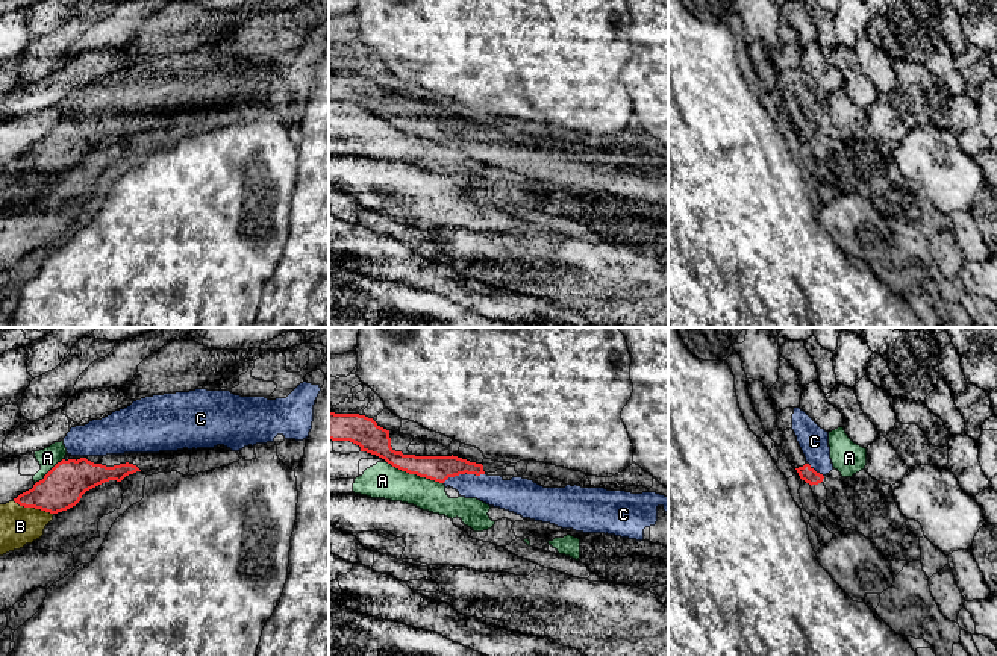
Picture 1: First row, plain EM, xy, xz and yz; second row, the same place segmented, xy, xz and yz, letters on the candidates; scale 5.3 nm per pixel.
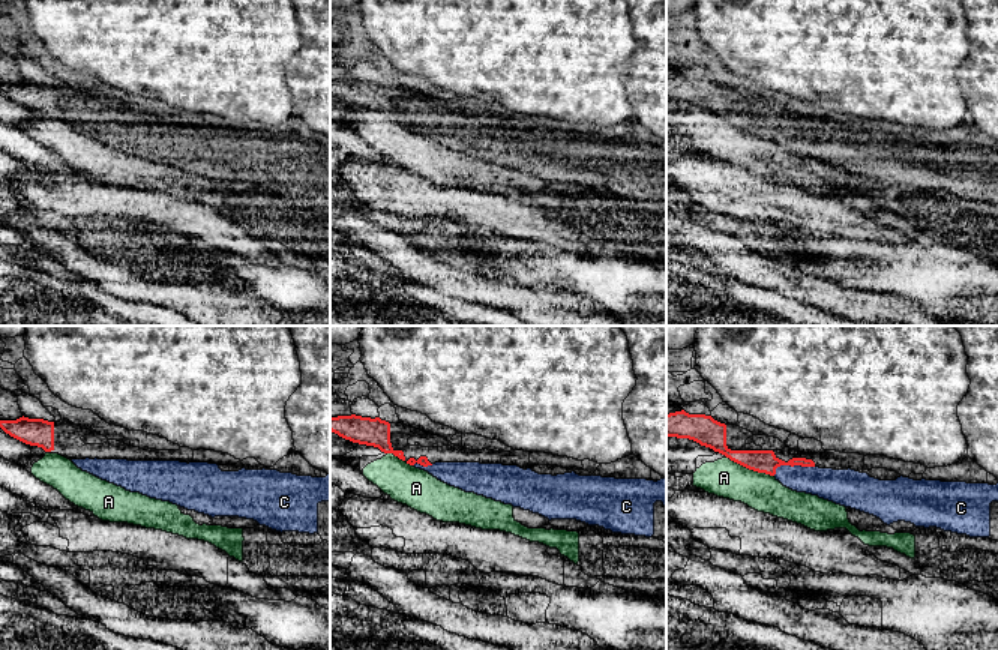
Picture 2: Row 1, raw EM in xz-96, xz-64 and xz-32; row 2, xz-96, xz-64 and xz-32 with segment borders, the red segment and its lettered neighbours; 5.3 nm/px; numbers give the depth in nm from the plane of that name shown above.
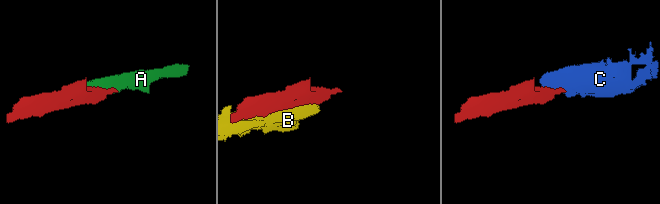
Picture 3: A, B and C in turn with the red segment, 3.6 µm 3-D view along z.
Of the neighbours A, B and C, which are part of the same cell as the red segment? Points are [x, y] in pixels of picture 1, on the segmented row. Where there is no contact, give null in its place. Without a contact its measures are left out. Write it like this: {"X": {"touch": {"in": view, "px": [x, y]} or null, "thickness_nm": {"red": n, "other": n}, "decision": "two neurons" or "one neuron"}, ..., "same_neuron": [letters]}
{"A": {"touch": {"in": "xz", "px": [415, 473]}, "thickness_nm": {"red": 140, "other": 190}, "decision": "two neurons"}, "B": {"touch": {"in": "xy", "px": [34, 506]}, "thickness_nm": {"red": 220, "other": 200}, "decision": "two neurons"}, "C": {"touch": {"in": "xz", "px": [462, 473]}, "thickness_nm": {"red": 140, "other": 160}, "decision": "one neuron"}, "same_neuron": ["C"]}

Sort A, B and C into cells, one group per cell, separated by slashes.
A / B / C

